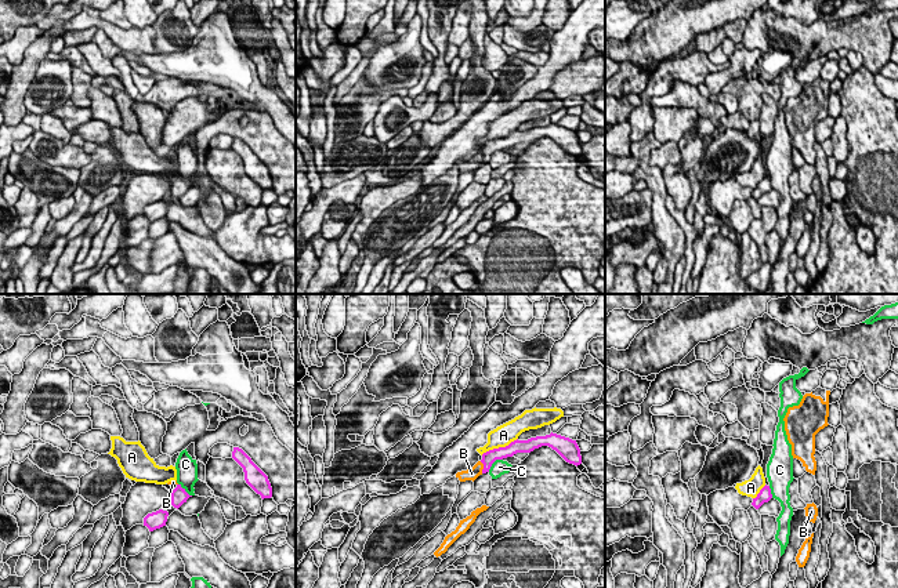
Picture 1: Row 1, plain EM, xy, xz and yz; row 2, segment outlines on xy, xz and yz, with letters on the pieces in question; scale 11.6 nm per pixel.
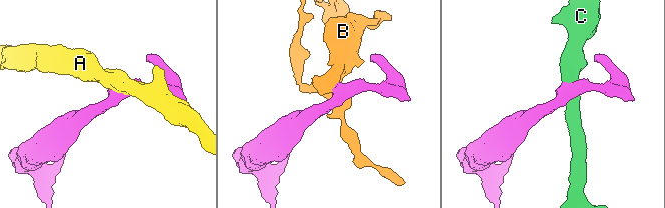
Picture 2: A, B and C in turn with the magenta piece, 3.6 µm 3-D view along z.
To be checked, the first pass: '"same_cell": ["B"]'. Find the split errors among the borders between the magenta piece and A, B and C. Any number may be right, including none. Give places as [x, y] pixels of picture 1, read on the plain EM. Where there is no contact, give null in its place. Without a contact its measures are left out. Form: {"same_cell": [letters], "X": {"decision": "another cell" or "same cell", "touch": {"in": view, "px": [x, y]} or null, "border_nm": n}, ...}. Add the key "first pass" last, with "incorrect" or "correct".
{"same_cell": [], "A": {"decision": "another cell", "touch": {"in": "xz", "px": [499, 138]}, "border_nm": 480}, "B": {"decision": "another cell", "touch": {"in": "xz", "px": [484, 158]}, "border_nm": 150}, "C": {"decision": "another cell", "touch": {"in": "xz", "px": [493, 152]}, "border_nm": 240}, "first pass": "incorrect"}

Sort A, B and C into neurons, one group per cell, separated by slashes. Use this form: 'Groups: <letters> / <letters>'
Groups: A / B / C

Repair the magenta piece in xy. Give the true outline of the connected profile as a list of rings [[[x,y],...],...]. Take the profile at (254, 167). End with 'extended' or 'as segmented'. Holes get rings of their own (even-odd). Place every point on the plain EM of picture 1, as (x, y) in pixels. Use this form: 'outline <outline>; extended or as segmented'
outline [[[233,138],[232,149],[243,159],[246,174],[261,186],[272,188],[272,178],[268,167],[251,152],[251,149],[239,138]]]; as segmented

